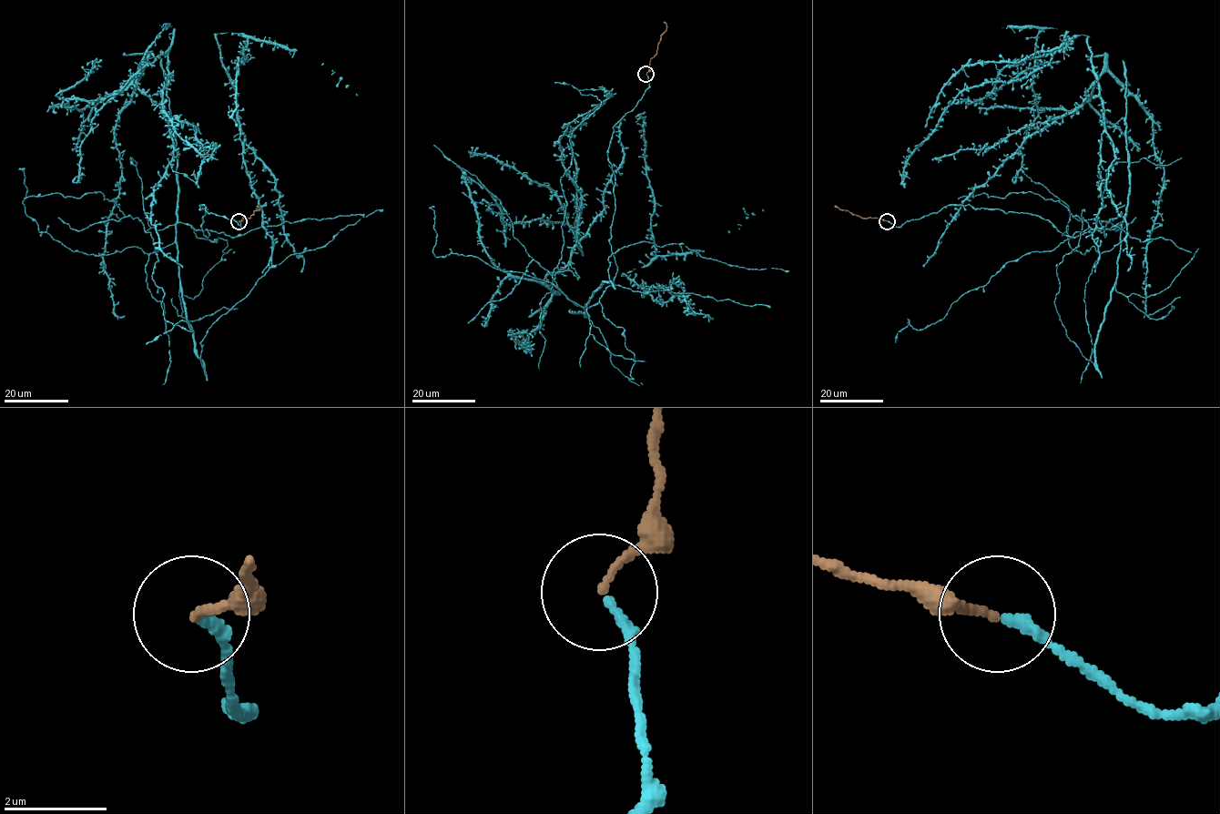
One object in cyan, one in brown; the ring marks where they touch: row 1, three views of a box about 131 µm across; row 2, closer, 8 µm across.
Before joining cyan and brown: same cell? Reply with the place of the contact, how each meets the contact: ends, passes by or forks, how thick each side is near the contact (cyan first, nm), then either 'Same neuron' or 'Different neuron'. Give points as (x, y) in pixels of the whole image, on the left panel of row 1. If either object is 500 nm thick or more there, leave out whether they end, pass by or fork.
Place: (238, 221). At the ring cyan ends. At the ring brown ends. Thickness 200 nm (cyan) against 150 nm. Same neuron

